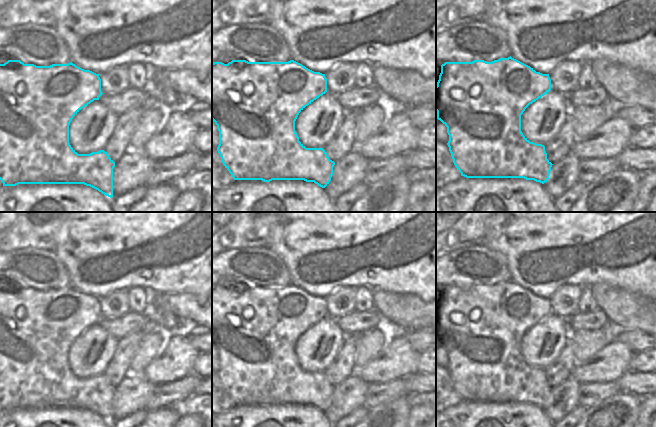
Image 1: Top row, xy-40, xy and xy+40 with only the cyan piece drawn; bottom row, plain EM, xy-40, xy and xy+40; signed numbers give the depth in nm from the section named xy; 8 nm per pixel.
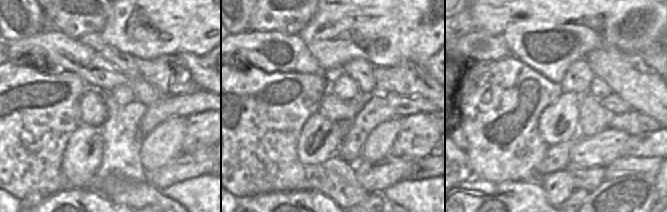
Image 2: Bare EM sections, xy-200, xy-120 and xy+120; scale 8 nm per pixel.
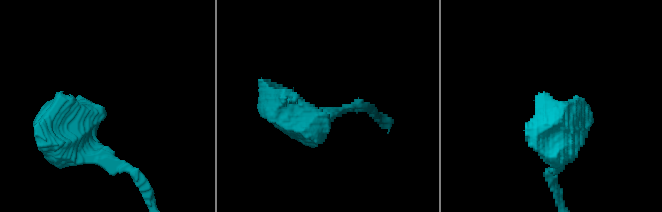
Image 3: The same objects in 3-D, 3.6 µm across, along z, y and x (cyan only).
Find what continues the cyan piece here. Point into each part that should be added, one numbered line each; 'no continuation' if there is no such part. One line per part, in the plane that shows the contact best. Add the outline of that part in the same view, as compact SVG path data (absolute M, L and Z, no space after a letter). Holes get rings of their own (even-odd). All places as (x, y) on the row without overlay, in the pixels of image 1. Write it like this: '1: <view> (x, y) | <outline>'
no continuation

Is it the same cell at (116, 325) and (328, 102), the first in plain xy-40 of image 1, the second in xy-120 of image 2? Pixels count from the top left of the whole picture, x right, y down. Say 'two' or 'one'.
one

